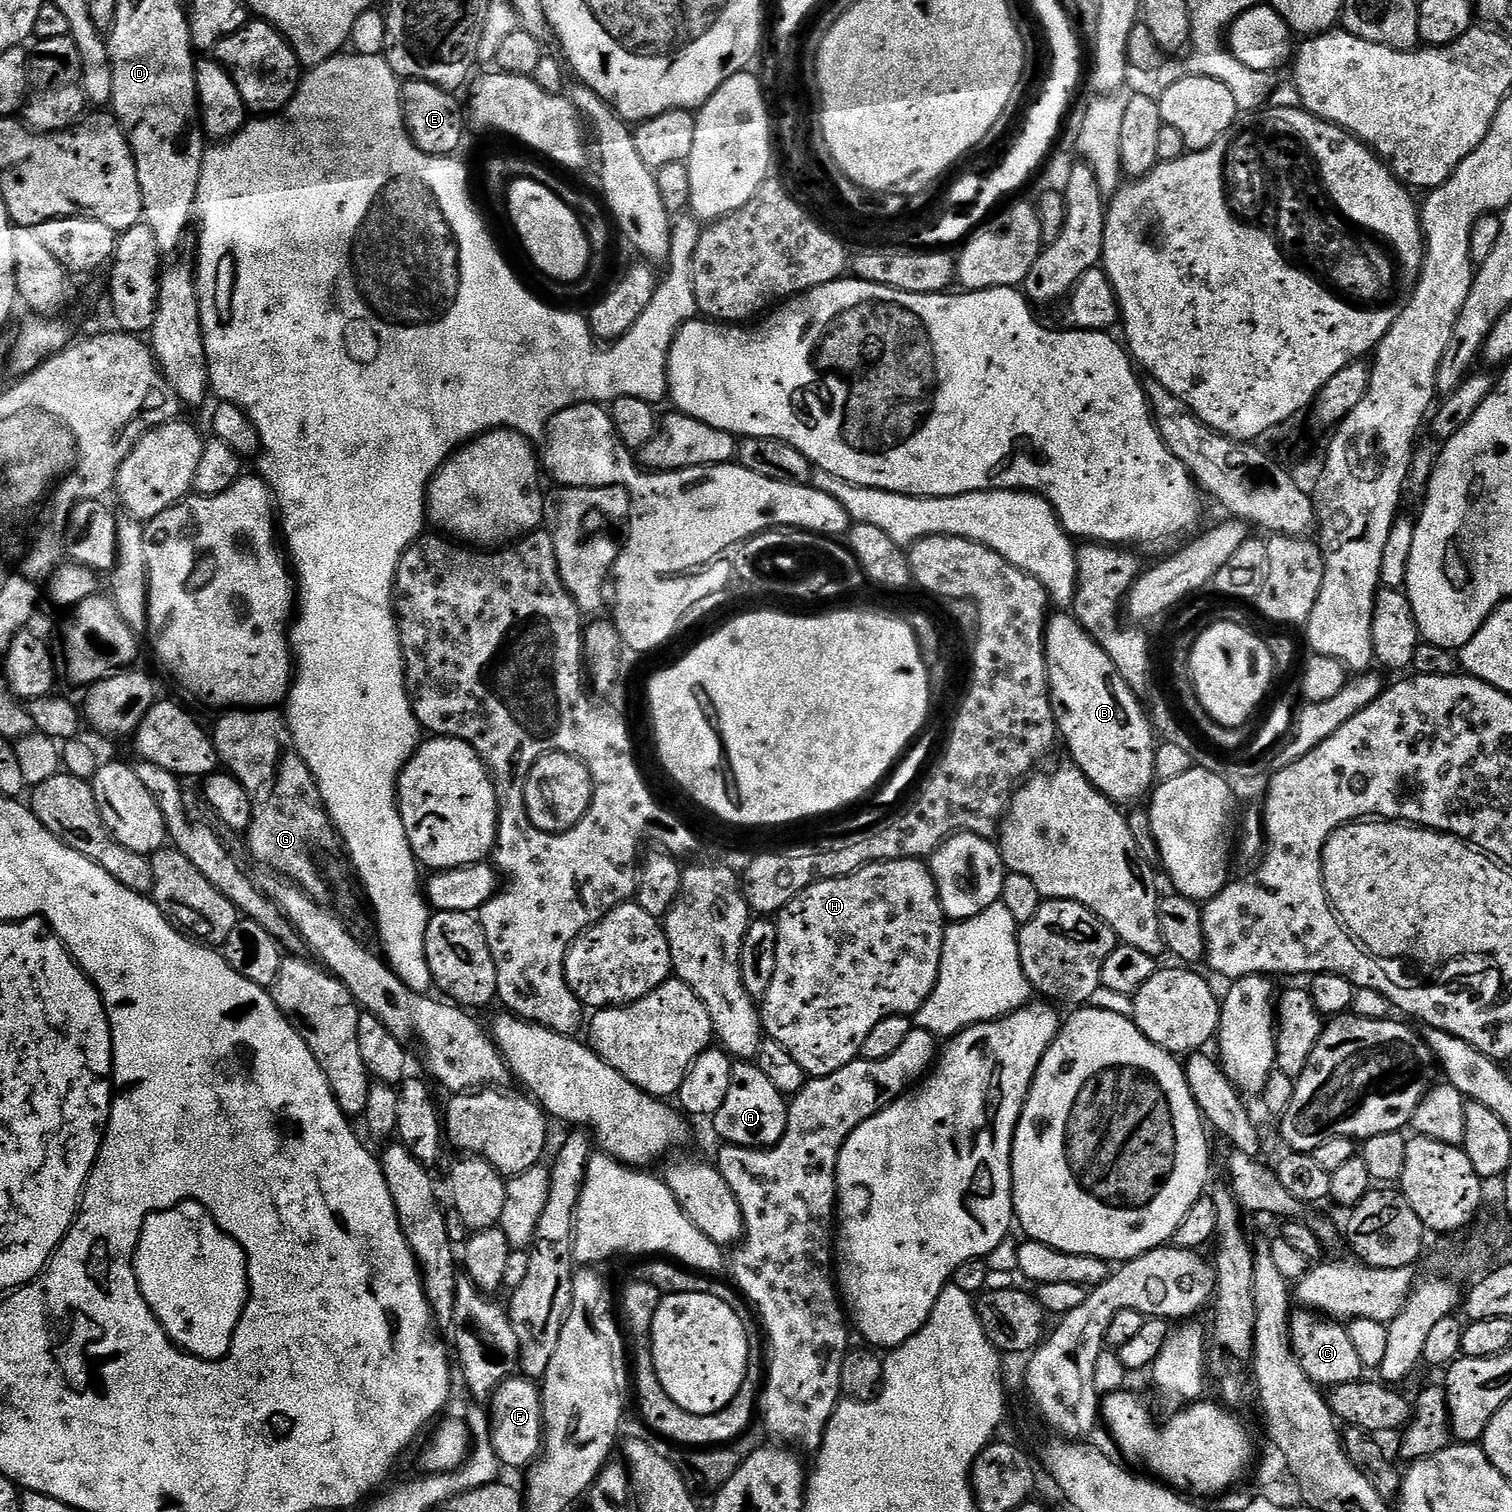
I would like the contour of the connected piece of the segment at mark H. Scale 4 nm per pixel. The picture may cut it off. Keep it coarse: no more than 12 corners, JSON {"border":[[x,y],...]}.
{"border":[[931,867],[818,880],[778,916],[765,1033],[809,1077],[940,977]]}

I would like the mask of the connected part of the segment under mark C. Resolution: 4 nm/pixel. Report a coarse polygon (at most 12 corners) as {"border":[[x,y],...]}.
{"border":[[1293,1311],[1292,1349],[1327,1390],[1366,1370],[1343,1323]]}

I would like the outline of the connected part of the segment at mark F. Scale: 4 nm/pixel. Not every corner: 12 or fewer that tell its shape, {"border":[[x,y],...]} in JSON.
{"border":[[509,1376],[492,1395],[490,1427],[505,1469],[544,1451],[541,1385]]}

